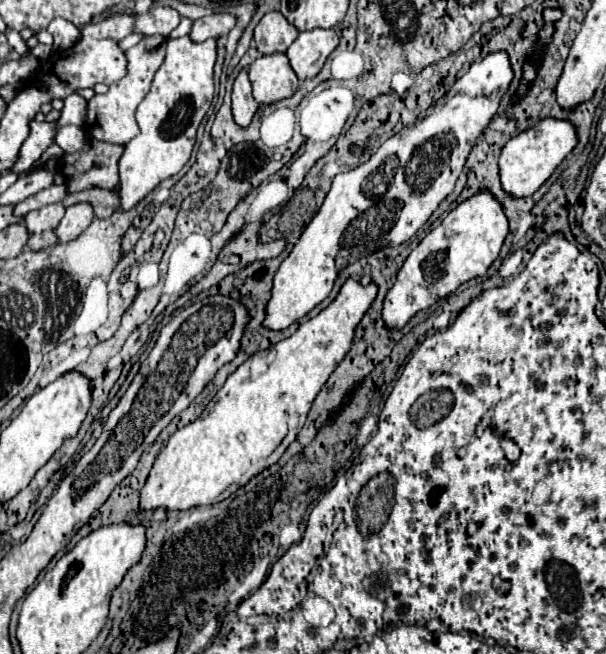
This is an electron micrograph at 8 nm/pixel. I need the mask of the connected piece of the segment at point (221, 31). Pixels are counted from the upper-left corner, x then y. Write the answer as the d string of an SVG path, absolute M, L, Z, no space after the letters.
M216 12L204 18L198 18L190 30L190 38L194 42L204 42L206 38L220 38L226 36L236 24L236 16L228 12Z

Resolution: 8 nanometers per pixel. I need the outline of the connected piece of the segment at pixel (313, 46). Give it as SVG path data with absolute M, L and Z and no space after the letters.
M316 28L310 32L300 32L300 36L288 48L286 56L298 80L308 80L322 70L326 58L336 46L338 46L338 36L332 28L330 30Z

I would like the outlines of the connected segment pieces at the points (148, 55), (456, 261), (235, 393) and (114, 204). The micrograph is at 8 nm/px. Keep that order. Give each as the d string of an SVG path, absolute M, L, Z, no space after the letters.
M146 36L140 44L126 50L128 74L122 80L118 80L116 84L112 84L106 94L96 94L88 102L88 116L86 116L84 128L96 140L110 142L110 144L128 144L136 136L136 132L138 132L136 108L146 98L146 94L150 92L150 84L154 80L154 74L158 72L158 68L164 62L166 42L168 42L166 36Z
M480 192L458 204L404 260L394 286L384 298L384 326L402 330L420 310L426 310L440 298L452 294L460 284L484 276L490 264L498 258L506 234L508 220L490 192Z
M352 278L346 280L338 296L320 314L300 324L290 338L238 366L204 412L170 436L140 490L140 510L188 510L222 502L276 464L304 426L312 400L350 350L354 328L374 296L374 284L360 286Z
M88 188L84 192L72 192L62 200L64 206L72 206L78 202L90 202L94 206L94 214L98 218L108 218L114 210L120 208L120 194L118 194L118 190Z

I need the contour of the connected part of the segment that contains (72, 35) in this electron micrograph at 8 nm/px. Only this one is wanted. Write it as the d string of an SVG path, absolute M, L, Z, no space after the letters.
M54 18L46 30L54 36L54 50L70 48L80 38L80 30L64 18Z

